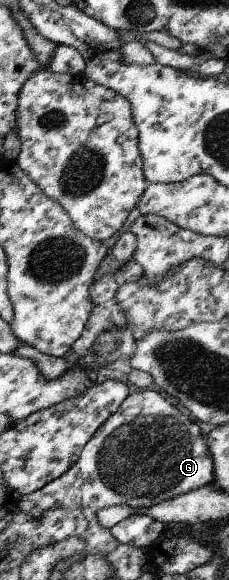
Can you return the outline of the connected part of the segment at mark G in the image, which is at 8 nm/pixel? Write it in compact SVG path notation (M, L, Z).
M153 389L131 390L129 395L94 432L85 443L77 461L65 473L52 479L34 492L19 496L16 507L37 520L46 511L63 508L91 508L97 510L129 504L132 508L146 508L154 503L171 499L174 495L210 485L213 479L210 458L199 427L168 403Z

